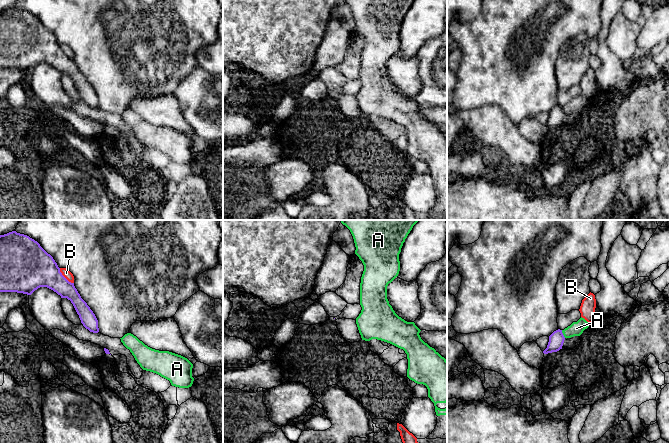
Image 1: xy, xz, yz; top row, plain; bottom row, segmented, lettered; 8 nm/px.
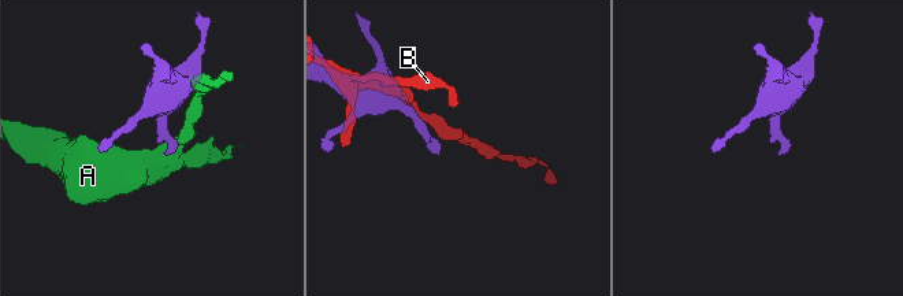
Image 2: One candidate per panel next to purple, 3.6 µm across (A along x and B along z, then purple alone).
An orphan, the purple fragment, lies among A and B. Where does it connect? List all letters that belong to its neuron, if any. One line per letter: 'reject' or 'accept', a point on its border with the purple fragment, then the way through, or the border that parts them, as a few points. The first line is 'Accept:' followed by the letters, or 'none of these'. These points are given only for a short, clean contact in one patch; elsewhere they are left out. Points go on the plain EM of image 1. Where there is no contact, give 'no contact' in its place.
Accept: none of these
A: reject | yz (562, 110)
B: reject | xy (64, 53) | along xy (59, 44), (59, 47), (73, 59)

